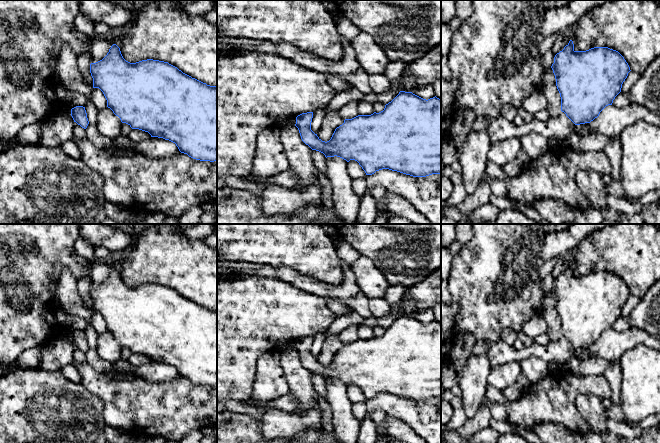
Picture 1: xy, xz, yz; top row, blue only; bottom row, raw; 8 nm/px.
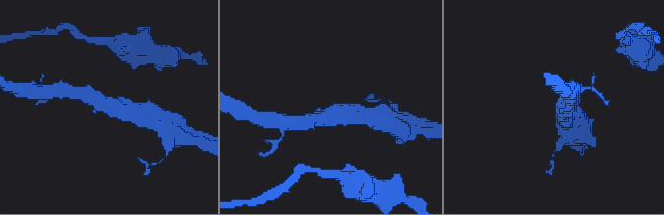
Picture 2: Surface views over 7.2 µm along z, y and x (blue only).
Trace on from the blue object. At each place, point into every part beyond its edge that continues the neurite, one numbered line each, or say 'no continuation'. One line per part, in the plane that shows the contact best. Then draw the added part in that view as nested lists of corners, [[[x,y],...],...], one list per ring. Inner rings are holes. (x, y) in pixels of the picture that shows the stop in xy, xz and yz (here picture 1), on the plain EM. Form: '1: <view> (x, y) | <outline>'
no continuation

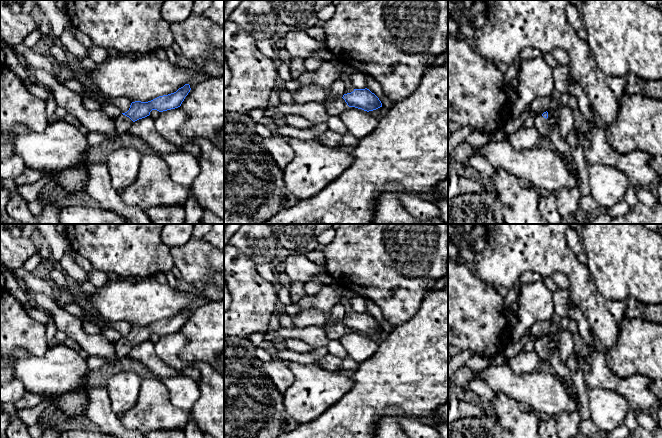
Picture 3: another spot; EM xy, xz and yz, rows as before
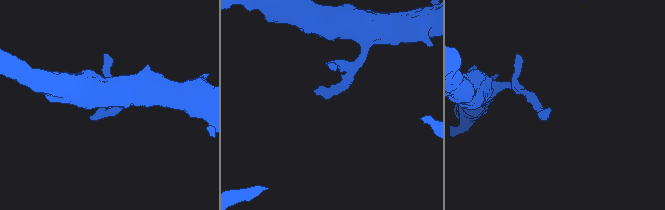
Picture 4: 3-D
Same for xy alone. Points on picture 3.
1: xy (122, 347) | [[[121,338],[119,341],[117,341],[115,344],[115,353],[116,353],[116,357],[120,360],[123,357],[127,357],[129,351],[132,349],[133,345]]]

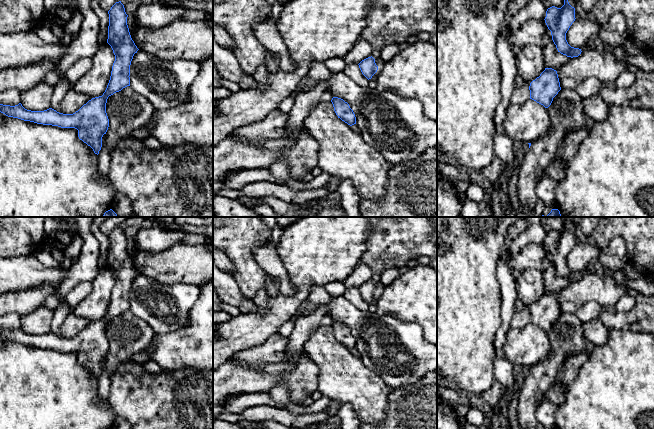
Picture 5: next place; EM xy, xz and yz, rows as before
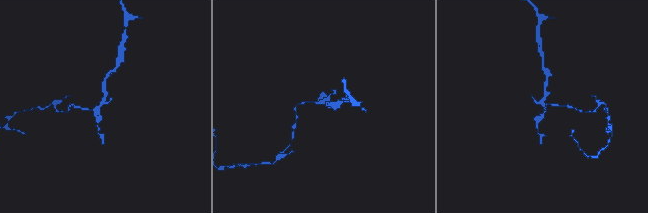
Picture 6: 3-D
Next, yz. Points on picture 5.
no continuation

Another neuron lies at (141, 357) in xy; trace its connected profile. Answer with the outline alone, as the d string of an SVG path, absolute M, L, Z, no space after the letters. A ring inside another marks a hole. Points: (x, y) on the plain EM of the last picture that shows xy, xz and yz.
M142 351L142 352L134 354L131 360L139 364L144 364L145 362L150 360L150 357L146 351Z

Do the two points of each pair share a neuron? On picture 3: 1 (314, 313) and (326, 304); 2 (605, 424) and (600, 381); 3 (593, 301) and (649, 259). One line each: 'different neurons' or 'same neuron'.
1: different neurons
2: different neurons
3: different neurons

